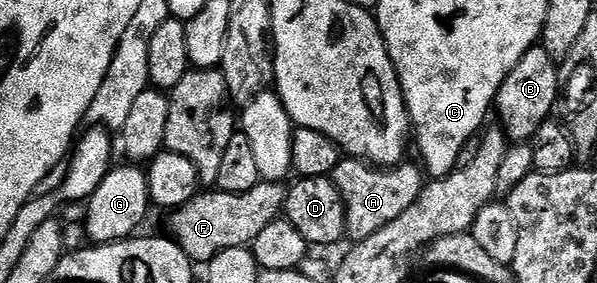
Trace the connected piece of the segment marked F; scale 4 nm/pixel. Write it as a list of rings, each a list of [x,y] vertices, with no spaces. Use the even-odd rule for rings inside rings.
[[[260,181],[250,192],[231,194],[213,189],[211,192],[197,192],[190,201],[171,211],[167,233],[186,252],[194,264],[211,262],[218,252],[226,248],[248,248],[266,228],[266,224],[275,222],[284,213],[286,190],[279,182]]]

